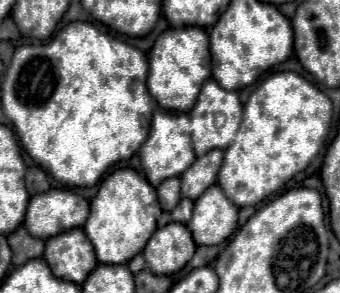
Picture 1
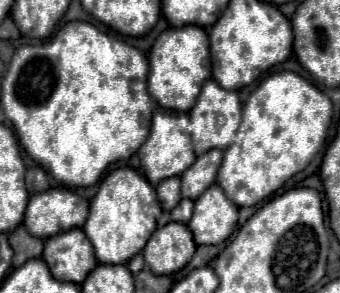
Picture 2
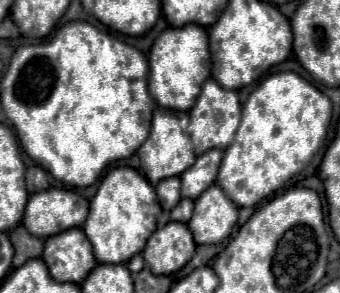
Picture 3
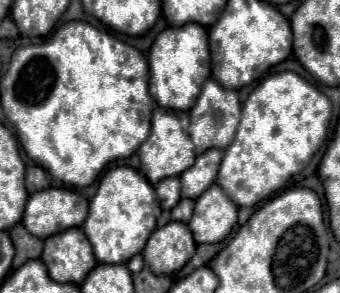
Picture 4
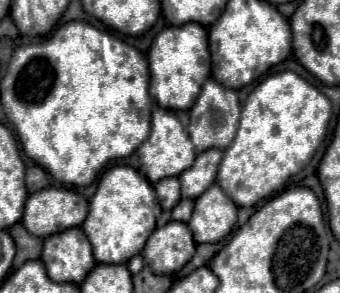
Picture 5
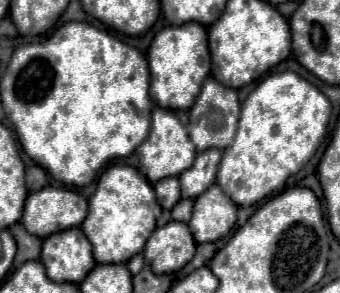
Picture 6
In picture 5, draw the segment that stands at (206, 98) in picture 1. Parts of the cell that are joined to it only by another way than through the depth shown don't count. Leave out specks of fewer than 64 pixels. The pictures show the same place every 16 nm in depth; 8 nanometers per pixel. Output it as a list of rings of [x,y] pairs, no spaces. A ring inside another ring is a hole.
[[[208,78],[202,86],[202,92],[196,100],[196,104],[190,110],[190,126],[188,126],[188,134],[196,146],[196,152],[204,152],[208,148],[220,148],[224,150],[228,144],[232,144],[234,136],[236,136],[236,128],[238,128],[238,120],[240,120],[240,102],[238,102],[238,94],[232,88],[222,86],[220,82],[216,82],[214,78]]]

